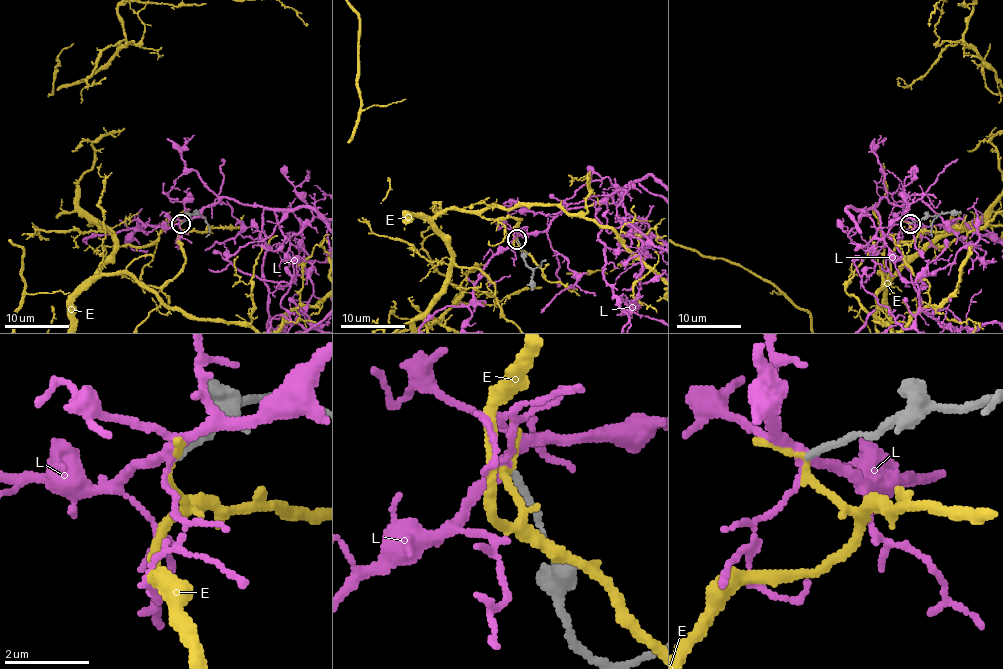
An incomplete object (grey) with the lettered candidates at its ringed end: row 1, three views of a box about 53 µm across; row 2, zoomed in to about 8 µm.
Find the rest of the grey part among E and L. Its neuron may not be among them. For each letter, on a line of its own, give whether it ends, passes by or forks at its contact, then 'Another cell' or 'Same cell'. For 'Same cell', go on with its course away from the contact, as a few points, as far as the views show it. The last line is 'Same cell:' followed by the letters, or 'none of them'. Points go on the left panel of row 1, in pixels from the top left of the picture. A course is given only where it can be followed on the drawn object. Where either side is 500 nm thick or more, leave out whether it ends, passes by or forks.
E: It passes by. Another cell
L: It forks there. Same cell
Same cell: L

